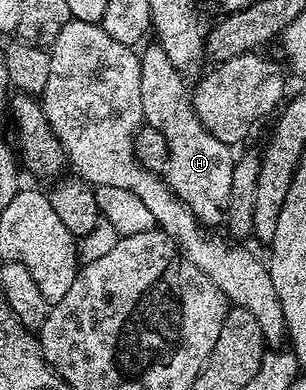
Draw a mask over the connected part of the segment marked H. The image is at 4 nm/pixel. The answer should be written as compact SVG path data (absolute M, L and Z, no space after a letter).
M151 44L141 51L142 75L140 76L140 100L145 125L156 128L168 140L168 164L164 181L177 198L188 207L203 227L214 228L223 221L229 204L235 155L212 132L200 124L194 111L194 100L187 79L172 68L172 60L164 48Z

